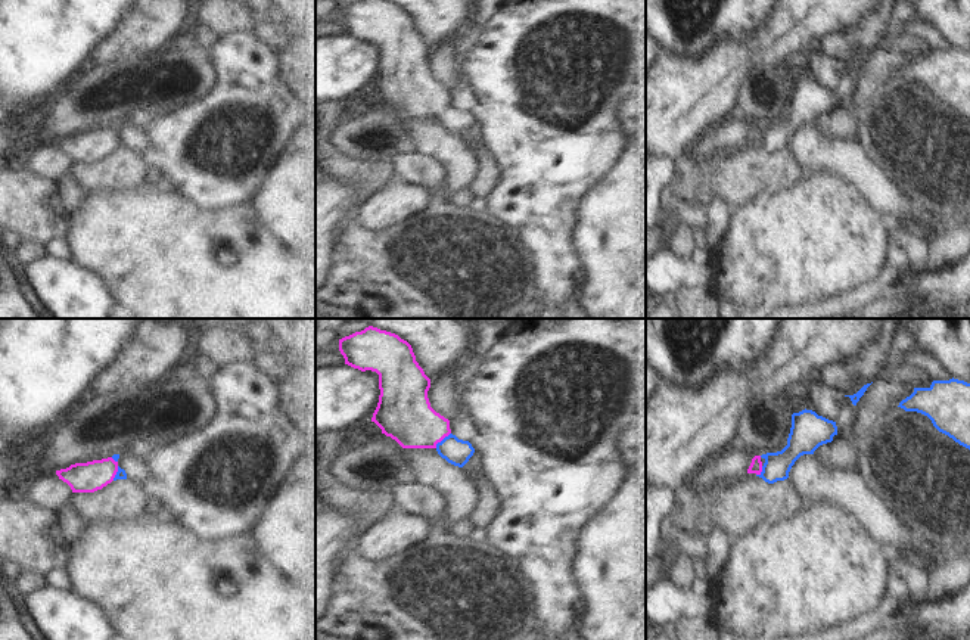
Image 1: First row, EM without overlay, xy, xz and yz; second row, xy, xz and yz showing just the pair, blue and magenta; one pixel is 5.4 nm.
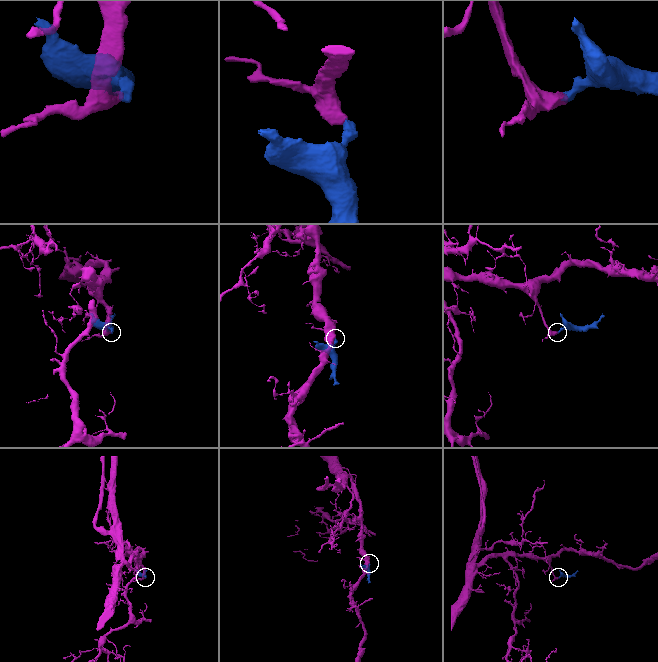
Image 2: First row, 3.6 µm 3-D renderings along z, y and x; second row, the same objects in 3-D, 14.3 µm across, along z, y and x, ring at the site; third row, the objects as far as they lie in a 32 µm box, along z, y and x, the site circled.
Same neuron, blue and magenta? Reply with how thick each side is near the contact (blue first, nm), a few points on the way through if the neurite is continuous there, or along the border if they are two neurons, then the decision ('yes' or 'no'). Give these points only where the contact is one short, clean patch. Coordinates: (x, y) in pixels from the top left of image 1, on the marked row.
calibres 140 and 280 nm; border xz (450, 432), (435, 447); no

